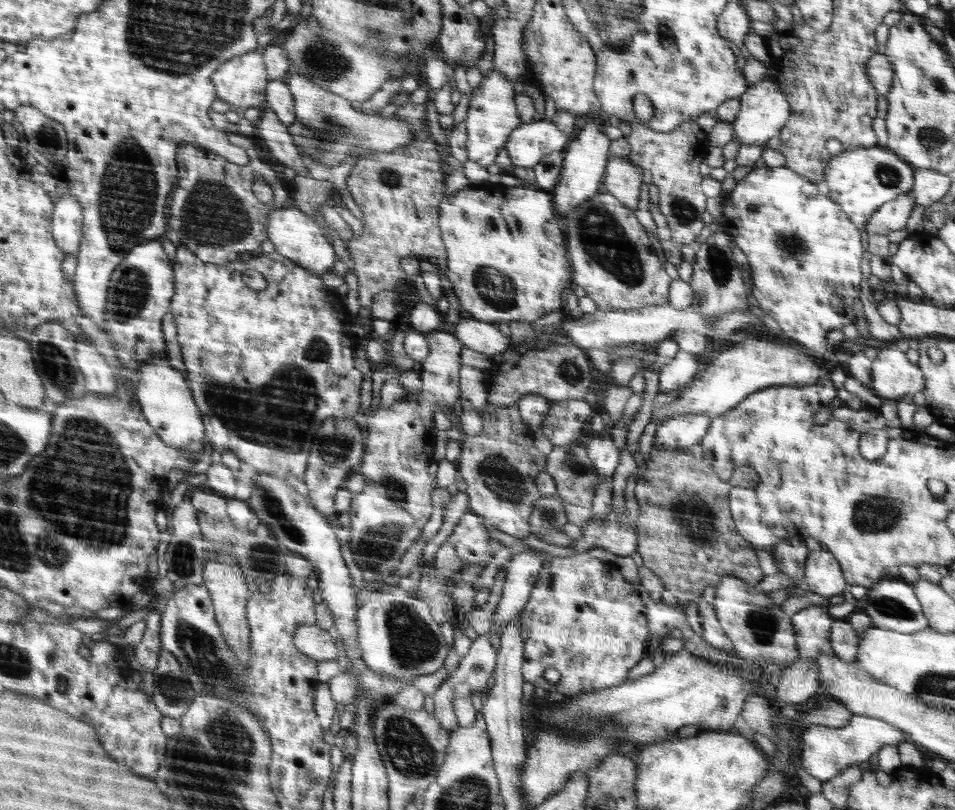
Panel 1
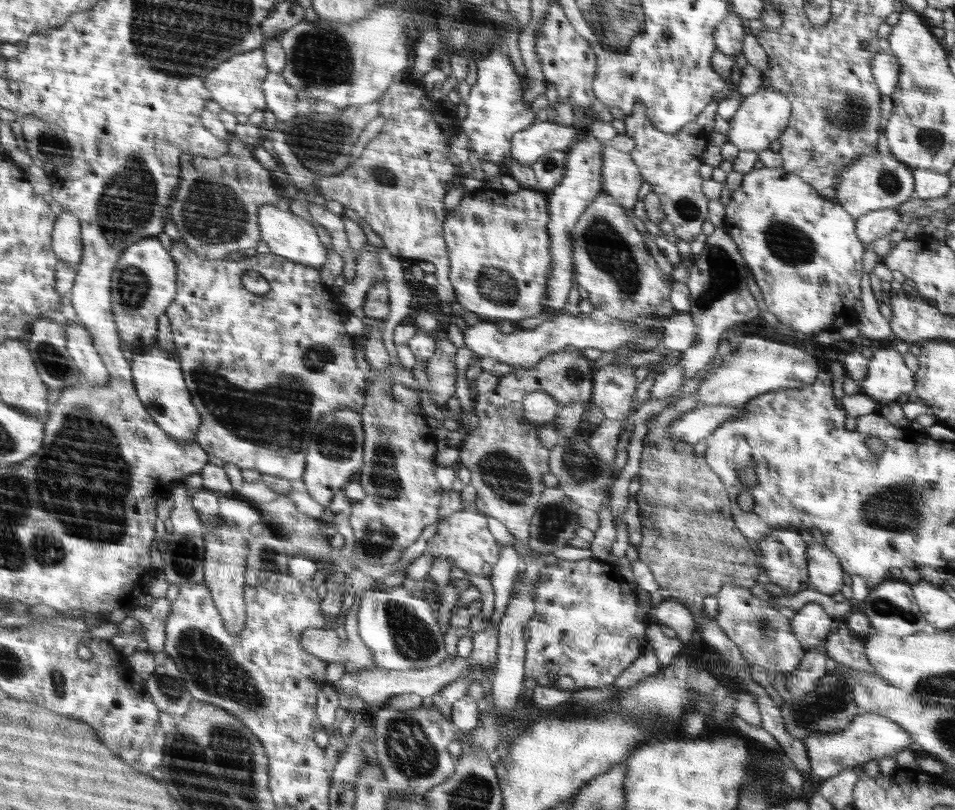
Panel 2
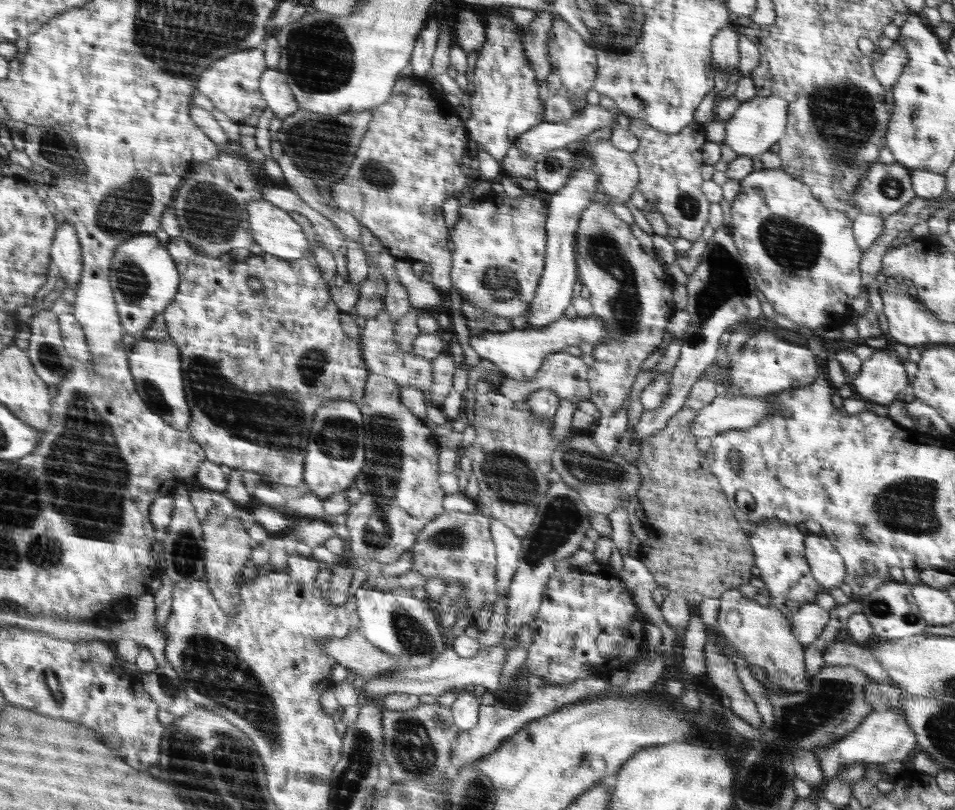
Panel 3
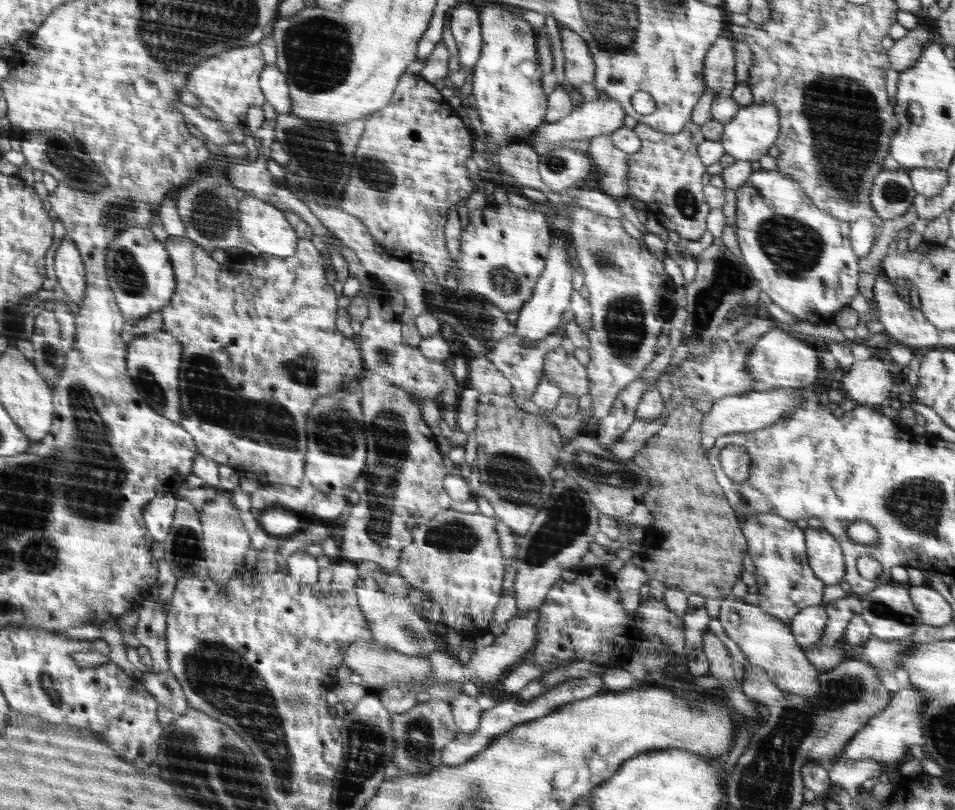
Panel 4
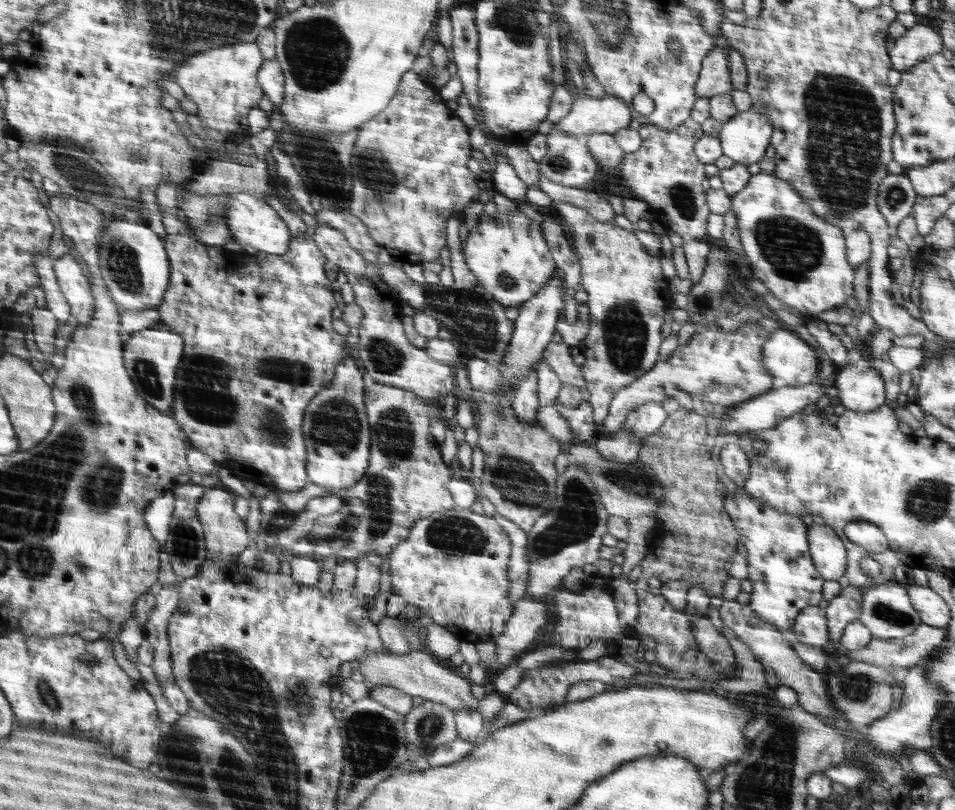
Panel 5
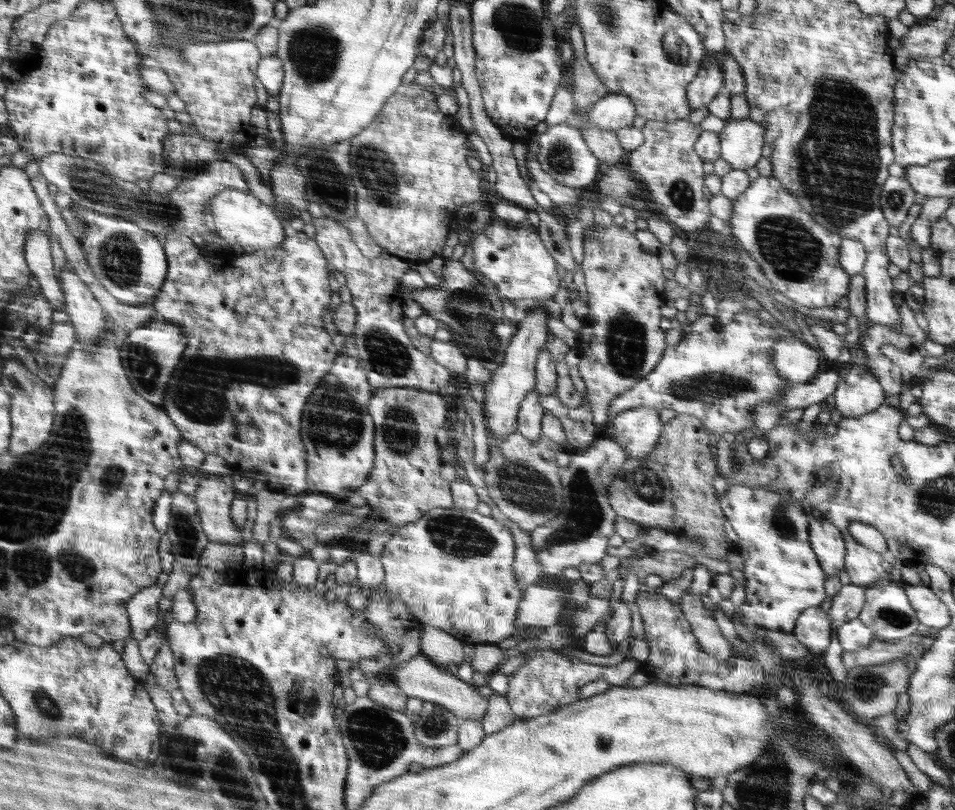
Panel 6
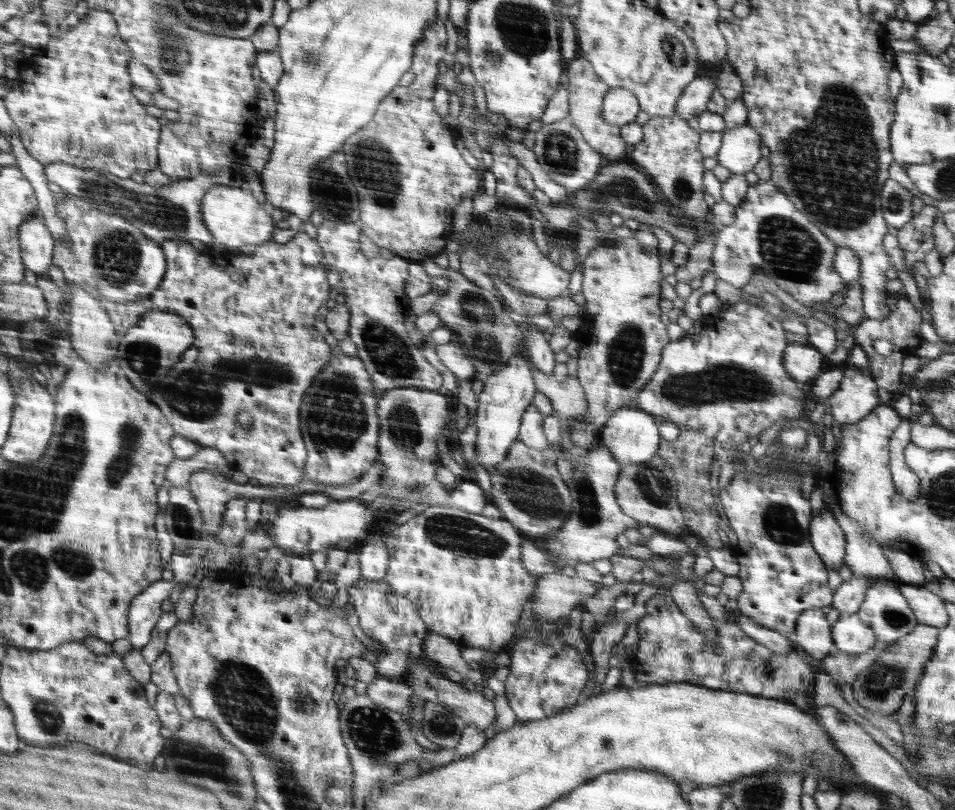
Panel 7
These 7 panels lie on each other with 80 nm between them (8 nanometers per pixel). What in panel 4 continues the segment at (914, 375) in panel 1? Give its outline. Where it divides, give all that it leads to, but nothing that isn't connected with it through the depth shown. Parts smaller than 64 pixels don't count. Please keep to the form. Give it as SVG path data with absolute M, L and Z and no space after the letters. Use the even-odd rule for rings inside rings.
M876 353L868 360L856 361L848 370L841 371L839 380L845 398L854 400L856 406L873 407L888 398L892 388L890 358L882 359Z

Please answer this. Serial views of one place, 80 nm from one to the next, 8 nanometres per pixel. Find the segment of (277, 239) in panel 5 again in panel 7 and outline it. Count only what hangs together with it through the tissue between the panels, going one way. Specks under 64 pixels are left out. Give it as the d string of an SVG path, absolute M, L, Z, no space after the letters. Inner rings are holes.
M215 186L207 192L202 200L202 218L205 227L217 242L235 250L244 244L268 242L274 226L272 218L262 210L262 206L256 202L251 192L244 192L244 188L232 188L232 186Z

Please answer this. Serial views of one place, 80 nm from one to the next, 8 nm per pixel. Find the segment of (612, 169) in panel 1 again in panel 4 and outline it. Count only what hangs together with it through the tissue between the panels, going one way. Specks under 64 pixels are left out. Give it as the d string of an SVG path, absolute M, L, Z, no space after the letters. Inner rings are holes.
M610 135L592 137L587 153L599 166L600 188L614 200L627 197L629 192L629 154L614 146Z

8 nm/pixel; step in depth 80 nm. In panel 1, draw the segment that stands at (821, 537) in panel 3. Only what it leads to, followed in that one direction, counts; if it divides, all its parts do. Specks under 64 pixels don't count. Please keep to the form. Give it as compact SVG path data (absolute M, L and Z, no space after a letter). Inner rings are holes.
M828 550L811 551L806 565L806 577L803 579L805 588L826 598L842 595L848 586L842 572L838 560Z

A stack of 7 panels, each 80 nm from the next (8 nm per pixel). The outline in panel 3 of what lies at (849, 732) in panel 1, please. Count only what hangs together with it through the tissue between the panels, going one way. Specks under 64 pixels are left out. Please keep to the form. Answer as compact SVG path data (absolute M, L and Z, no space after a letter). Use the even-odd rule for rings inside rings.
M898 709L874 710L858 725L857 729L848 733L834 744L819 746L814 754L819 758L821 769L826 780L837 776L843 768L854 763L886 763L906 761L910 751L917 747L917 738L913 727L905 721L905 716Z

